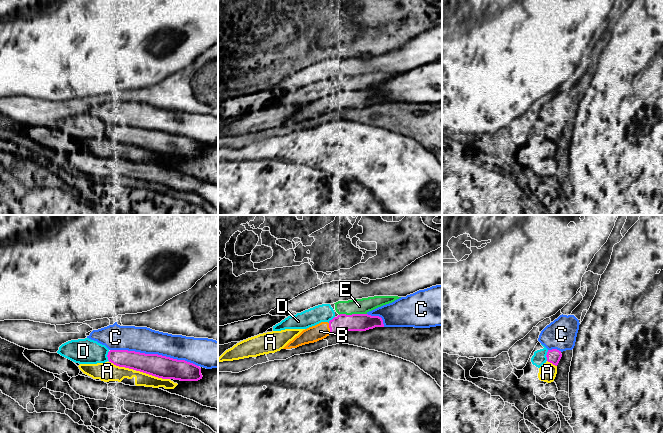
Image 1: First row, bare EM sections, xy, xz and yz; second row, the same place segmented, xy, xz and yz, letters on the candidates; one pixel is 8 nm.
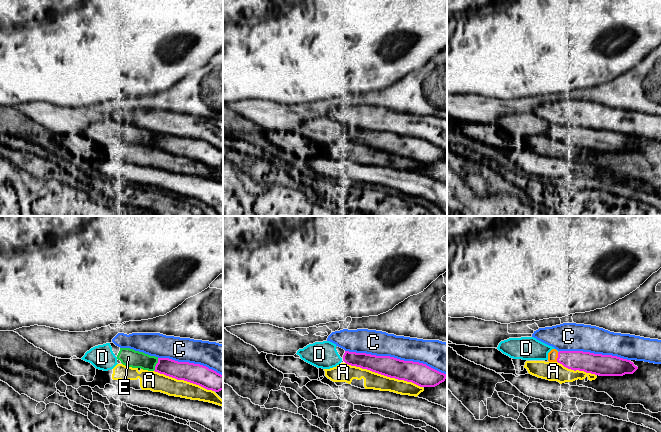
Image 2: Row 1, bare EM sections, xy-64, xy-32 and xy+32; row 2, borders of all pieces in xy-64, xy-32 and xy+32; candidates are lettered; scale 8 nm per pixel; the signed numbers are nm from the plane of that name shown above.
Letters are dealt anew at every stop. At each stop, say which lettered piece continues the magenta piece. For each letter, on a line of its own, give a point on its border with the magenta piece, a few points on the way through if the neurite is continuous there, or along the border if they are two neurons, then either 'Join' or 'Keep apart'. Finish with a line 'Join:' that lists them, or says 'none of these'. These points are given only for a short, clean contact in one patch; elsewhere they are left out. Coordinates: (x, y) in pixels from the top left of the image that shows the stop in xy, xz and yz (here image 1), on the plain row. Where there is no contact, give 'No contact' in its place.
A: Touches magenta at xy (152, 151). Keep apart
B: Touches magenta at xz (329, 103). Join
C: Touches magenta at xy (154, 130). Keep apart
D: Touches magenta at yz (546, 131). Keep apart
E: Touches magenta at xz (352, 90). Keep apart
Join: B

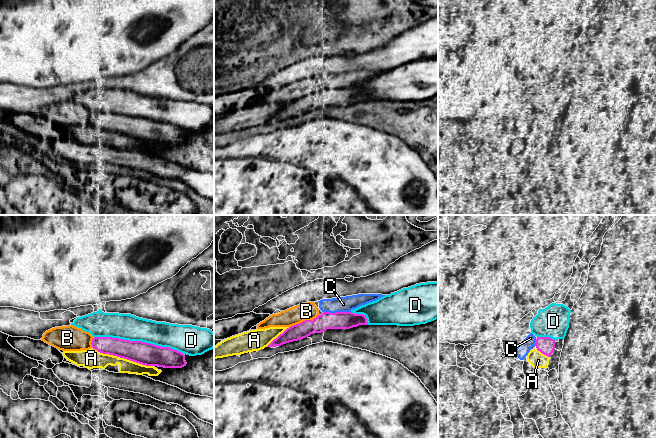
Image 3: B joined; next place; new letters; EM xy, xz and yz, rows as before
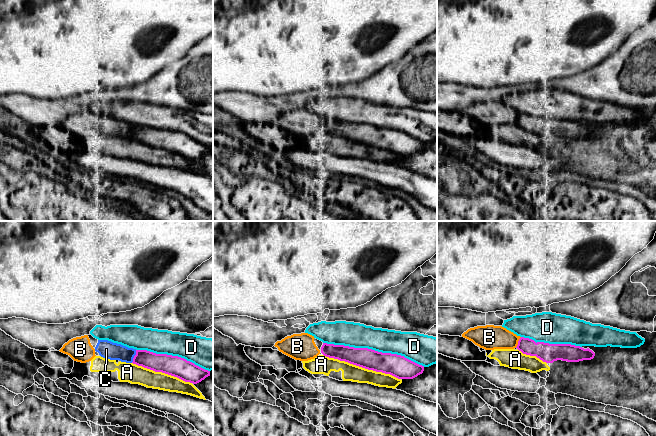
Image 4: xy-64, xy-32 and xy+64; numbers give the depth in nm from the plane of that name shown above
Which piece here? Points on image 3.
A: Touches magenta at xy (136, 138). Keep apart
B: Touches magenta at xz (303, 97). Keep apart
C: Touches magenta at xz (336, 88). Keep apart
D: Touches magenta at xy (138, 117). Keep apart
Join: none of these

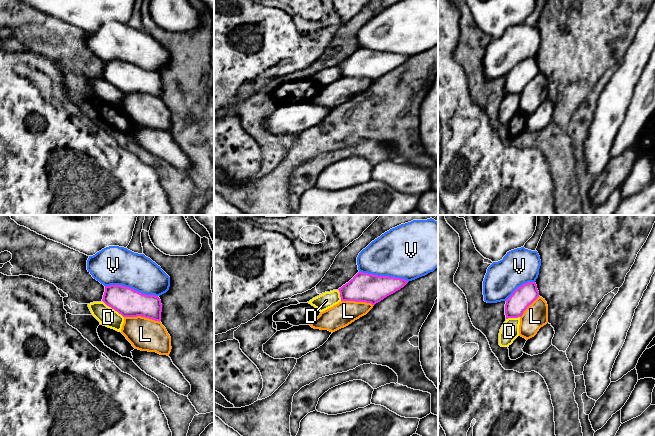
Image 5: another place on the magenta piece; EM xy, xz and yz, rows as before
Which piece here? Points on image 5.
D: Touches magenta at xy (113, 84). Keep apart
L: Touches magenta at xy (142, 92). Keep apart
V: Touches magenta at xy (131, 64). Keep apart
Join: none of these

